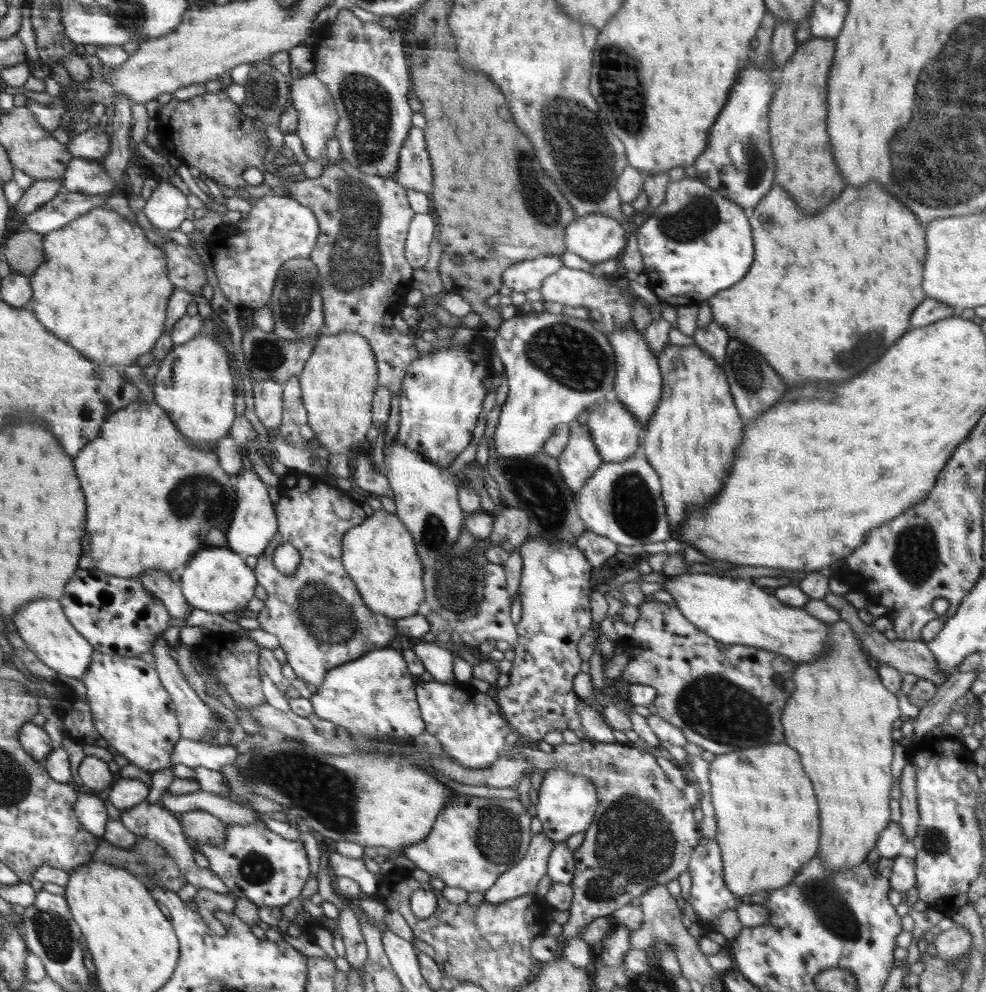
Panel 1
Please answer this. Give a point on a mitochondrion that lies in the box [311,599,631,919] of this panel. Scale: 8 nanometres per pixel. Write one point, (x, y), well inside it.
(499, 837)

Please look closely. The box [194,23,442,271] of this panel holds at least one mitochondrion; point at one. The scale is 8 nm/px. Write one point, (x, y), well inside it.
(366, 102)

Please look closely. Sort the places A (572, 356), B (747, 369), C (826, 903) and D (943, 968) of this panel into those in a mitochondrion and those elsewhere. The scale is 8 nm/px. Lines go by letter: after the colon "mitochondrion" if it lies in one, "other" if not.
A: mitochondrion
B: mitochondrion
C: mitochondrion
D: mitochondrion

